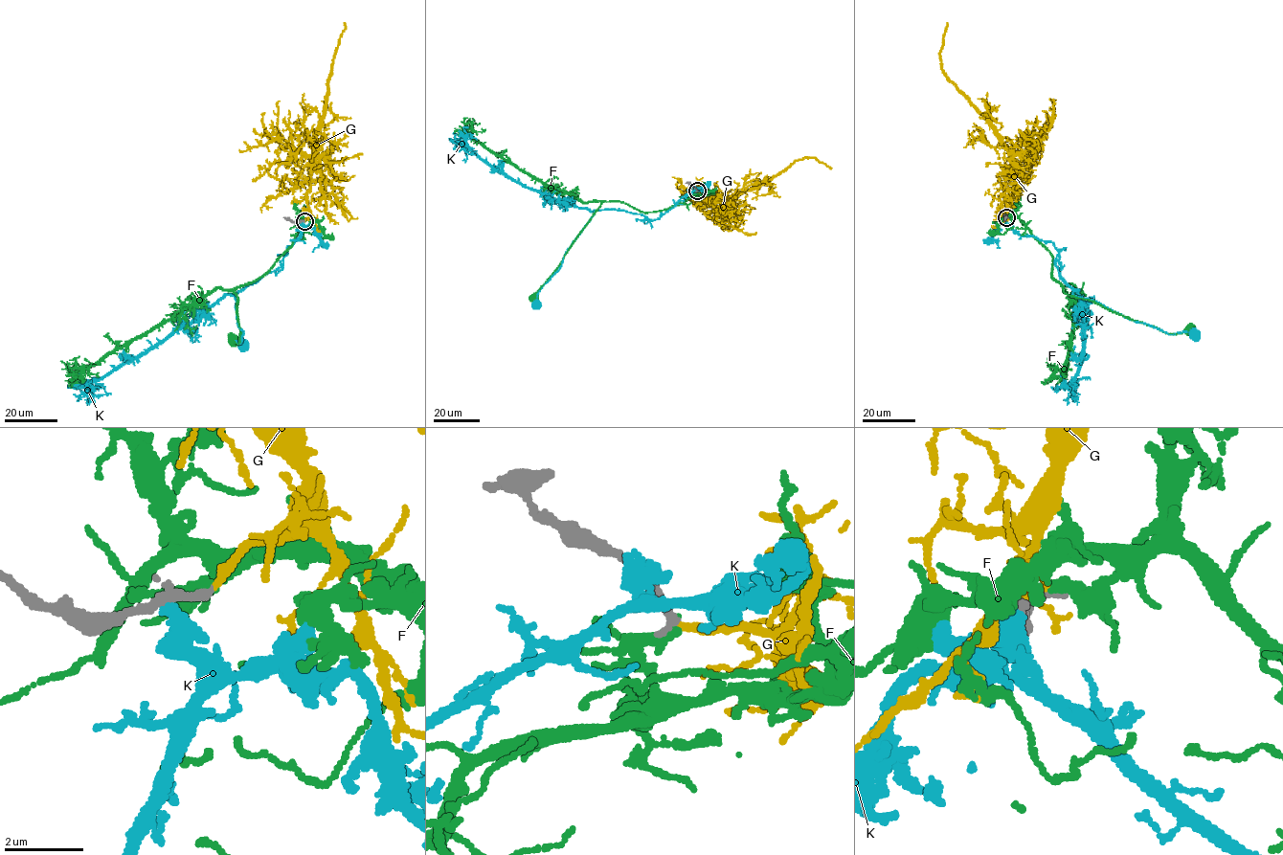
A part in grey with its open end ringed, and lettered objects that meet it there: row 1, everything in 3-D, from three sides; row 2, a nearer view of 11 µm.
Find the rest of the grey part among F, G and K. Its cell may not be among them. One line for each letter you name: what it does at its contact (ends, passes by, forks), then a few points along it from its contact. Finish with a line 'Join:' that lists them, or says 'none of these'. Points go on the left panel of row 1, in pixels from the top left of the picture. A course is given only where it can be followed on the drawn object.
G: it ends there; it runs (304, 221), (310, 210), (306, 192), (315, 157), (317, 128), (323, 115), (336, 48), (345, 29), (344, 22)
Join: G

